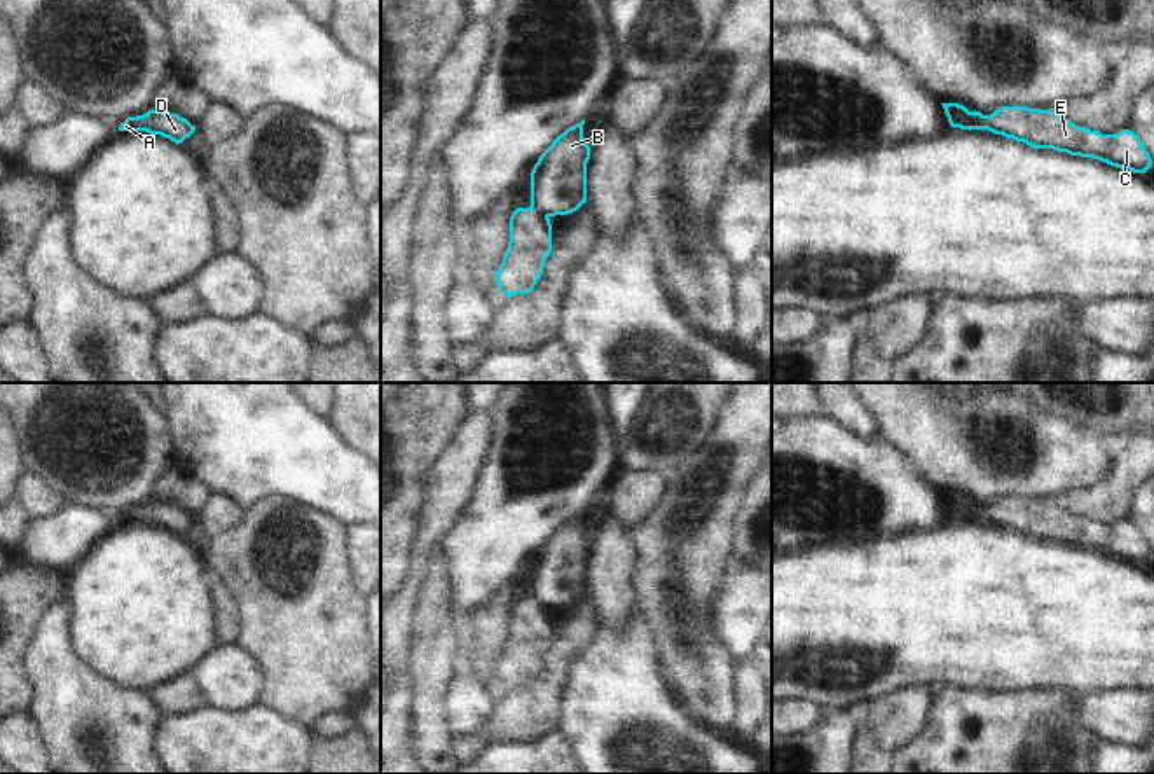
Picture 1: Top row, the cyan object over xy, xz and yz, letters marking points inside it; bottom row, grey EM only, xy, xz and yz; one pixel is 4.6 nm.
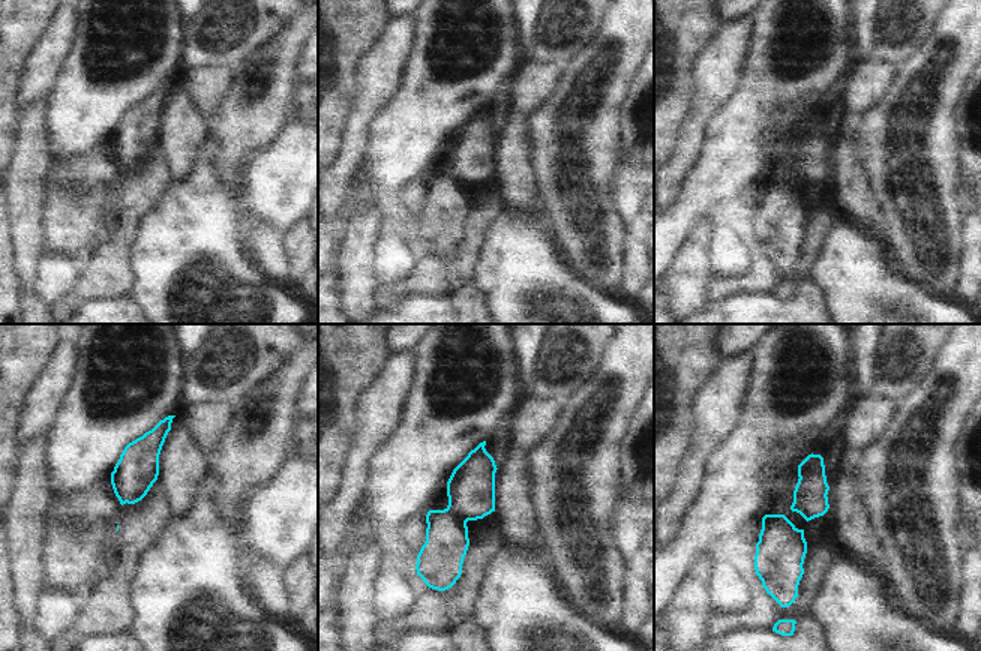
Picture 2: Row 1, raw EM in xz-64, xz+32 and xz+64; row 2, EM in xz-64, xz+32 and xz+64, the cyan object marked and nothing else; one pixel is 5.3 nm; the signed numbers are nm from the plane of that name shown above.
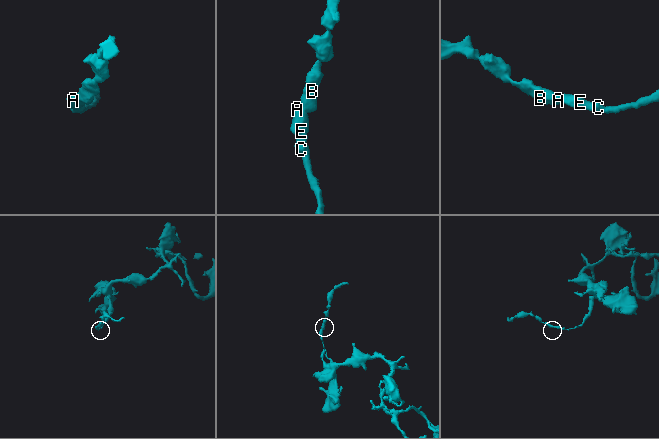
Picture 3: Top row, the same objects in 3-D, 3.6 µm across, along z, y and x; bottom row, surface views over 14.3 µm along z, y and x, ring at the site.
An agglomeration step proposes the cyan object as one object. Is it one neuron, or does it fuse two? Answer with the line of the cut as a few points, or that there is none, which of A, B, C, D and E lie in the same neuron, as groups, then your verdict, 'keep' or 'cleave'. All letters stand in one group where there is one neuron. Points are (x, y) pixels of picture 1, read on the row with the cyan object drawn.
no cut; A B C D E; keep

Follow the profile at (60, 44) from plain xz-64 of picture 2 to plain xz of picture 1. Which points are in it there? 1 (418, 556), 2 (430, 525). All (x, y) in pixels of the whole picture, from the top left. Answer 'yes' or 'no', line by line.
1: yes
2: yes

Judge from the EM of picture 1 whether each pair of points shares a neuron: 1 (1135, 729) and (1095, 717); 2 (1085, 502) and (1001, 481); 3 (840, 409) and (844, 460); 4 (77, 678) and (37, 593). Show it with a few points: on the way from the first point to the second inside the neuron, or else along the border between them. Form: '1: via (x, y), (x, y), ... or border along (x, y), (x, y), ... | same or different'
1: via (1125, 718), (1105, 717) | same
2: border along (1099, 479), (1092, 486), (1060, 493), (1048, 500) | different
3: border along (823, 414), (859, 435), (877, 437) | different
4: border along (61, 600), (41, 619), (27, 649) | different

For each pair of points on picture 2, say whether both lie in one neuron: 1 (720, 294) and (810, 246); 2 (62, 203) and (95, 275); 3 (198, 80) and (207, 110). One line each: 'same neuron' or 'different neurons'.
1: same neuron
2: different neurons
3: same neuron

